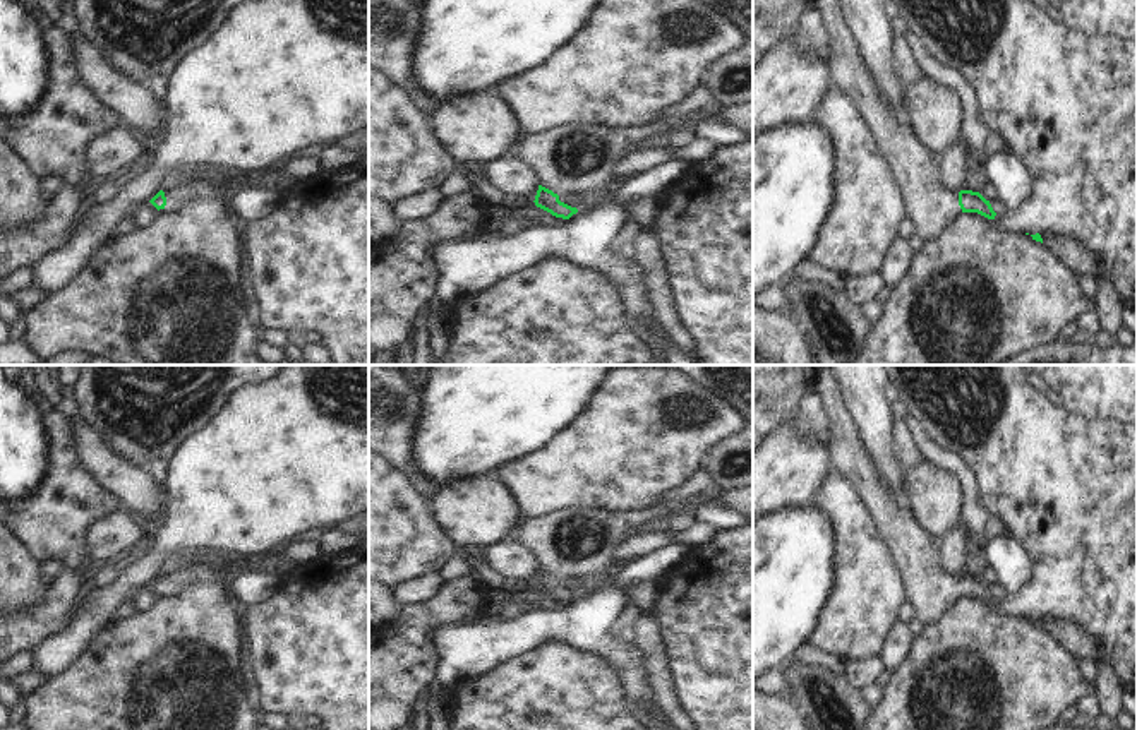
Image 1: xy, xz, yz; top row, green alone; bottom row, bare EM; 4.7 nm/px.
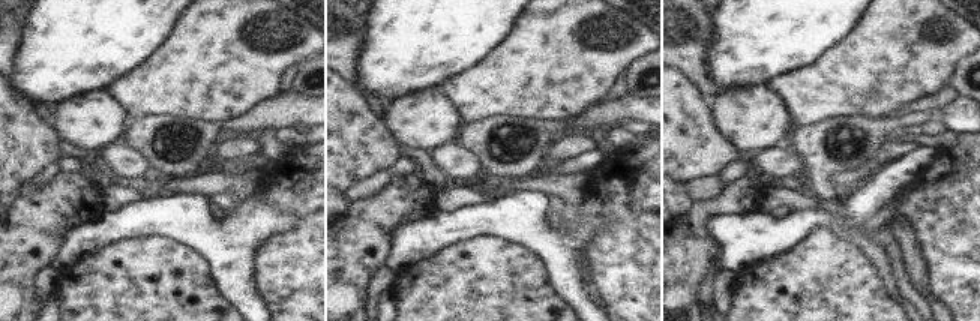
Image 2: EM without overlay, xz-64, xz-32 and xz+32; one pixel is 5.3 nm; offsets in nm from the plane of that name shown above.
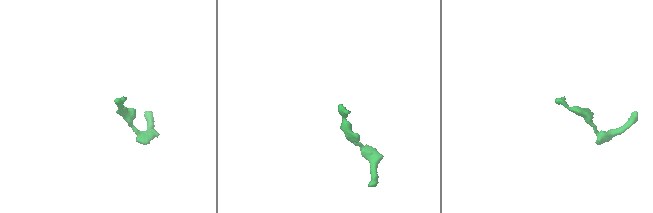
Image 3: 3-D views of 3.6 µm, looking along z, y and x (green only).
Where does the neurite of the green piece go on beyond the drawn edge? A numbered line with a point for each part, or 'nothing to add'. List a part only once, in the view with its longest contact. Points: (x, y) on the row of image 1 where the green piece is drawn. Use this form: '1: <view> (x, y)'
1: xy (196, 189).

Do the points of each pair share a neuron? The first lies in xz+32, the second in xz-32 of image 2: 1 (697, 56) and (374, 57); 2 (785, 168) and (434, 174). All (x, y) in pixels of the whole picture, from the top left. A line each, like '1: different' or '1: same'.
1: different
2: different

